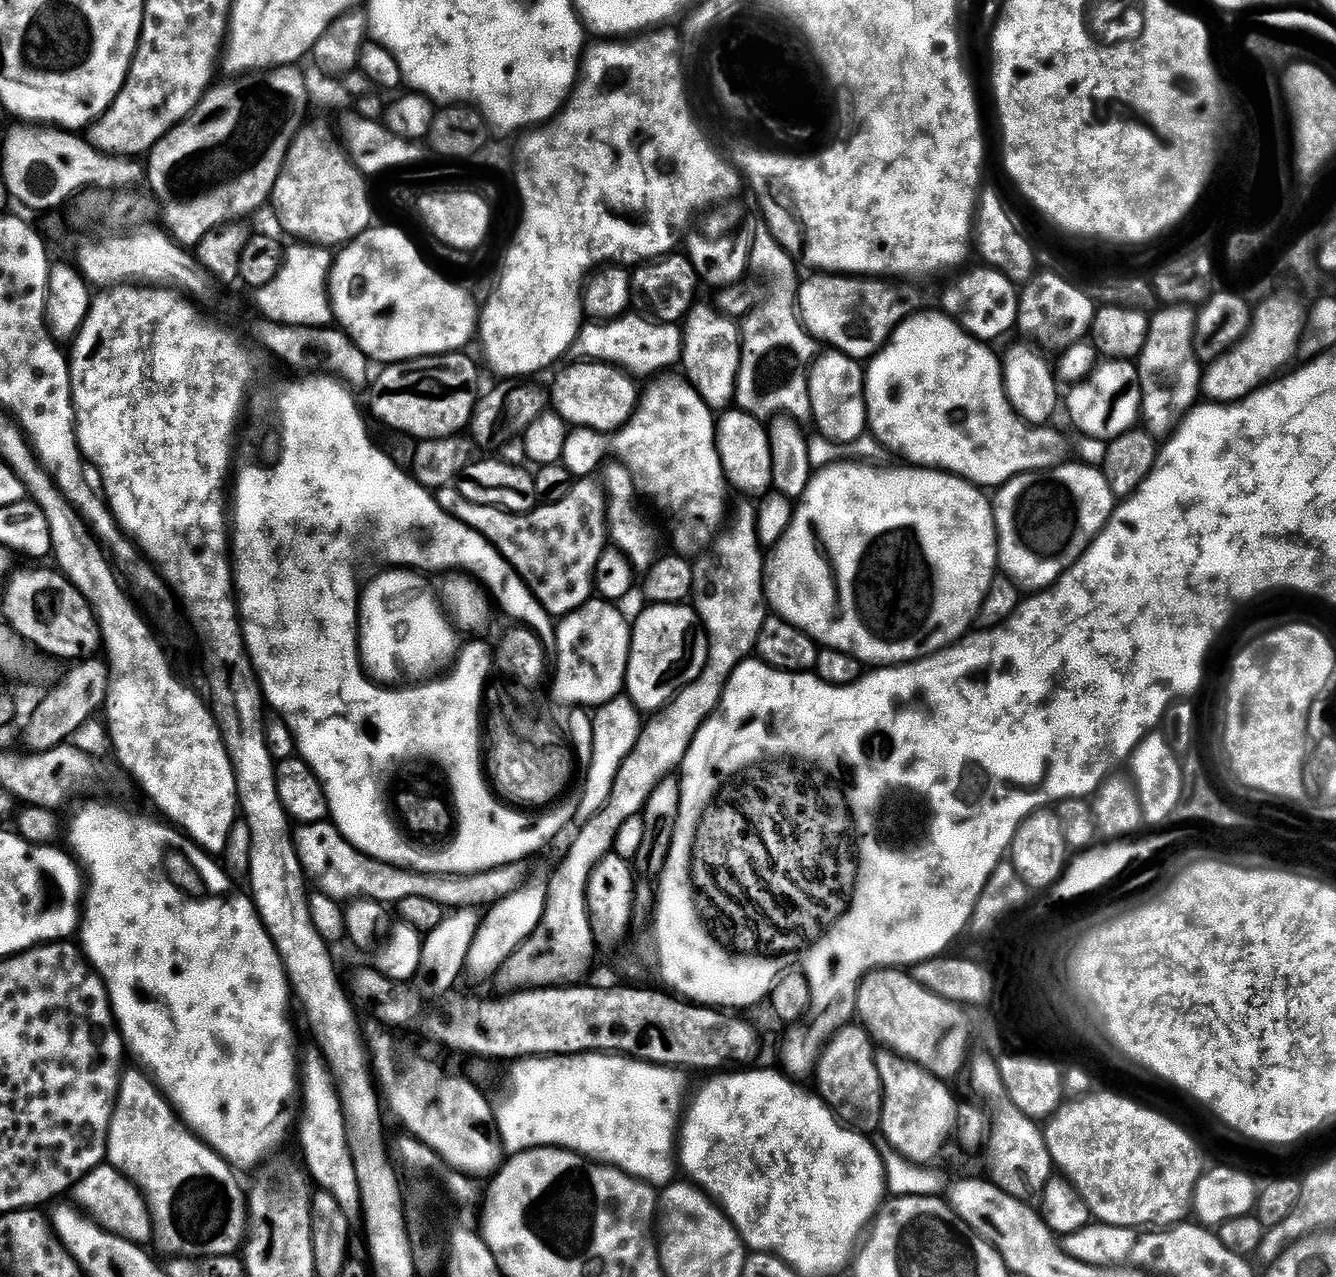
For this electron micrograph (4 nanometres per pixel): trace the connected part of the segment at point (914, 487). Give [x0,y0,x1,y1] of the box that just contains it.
[764,462,998,666]

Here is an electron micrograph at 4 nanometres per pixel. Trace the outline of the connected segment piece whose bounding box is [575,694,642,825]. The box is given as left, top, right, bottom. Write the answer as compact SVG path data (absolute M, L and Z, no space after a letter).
M627 695L616 696L595 709L592 716L592 761L588 763L588 776L584 779L584 792L580 795L580 805L576 811L577 825L590 822L590 818L594 818L594 814L598 814L606 806L614 778L618 778L622 762L634 750L641 727L642 713L632 705Z

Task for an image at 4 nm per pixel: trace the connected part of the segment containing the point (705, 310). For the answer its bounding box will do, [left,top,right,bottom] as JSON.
[683,303,742,414]

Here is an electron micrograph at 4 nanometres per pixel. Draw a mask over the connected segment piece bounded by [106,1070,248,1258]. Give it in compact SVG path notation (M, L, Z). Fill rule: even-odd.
M128 1070L120 1077L116 1108L108 1124L106 1160L140 1189L152 1220L151 1239L168 1258L235 1256L243 1249L248 1235L248 1201L246 1192L240 1189L240 1184L236 1181L237 1173L231 1164L226 1163L181 1123L163 1092L142 1070Z

